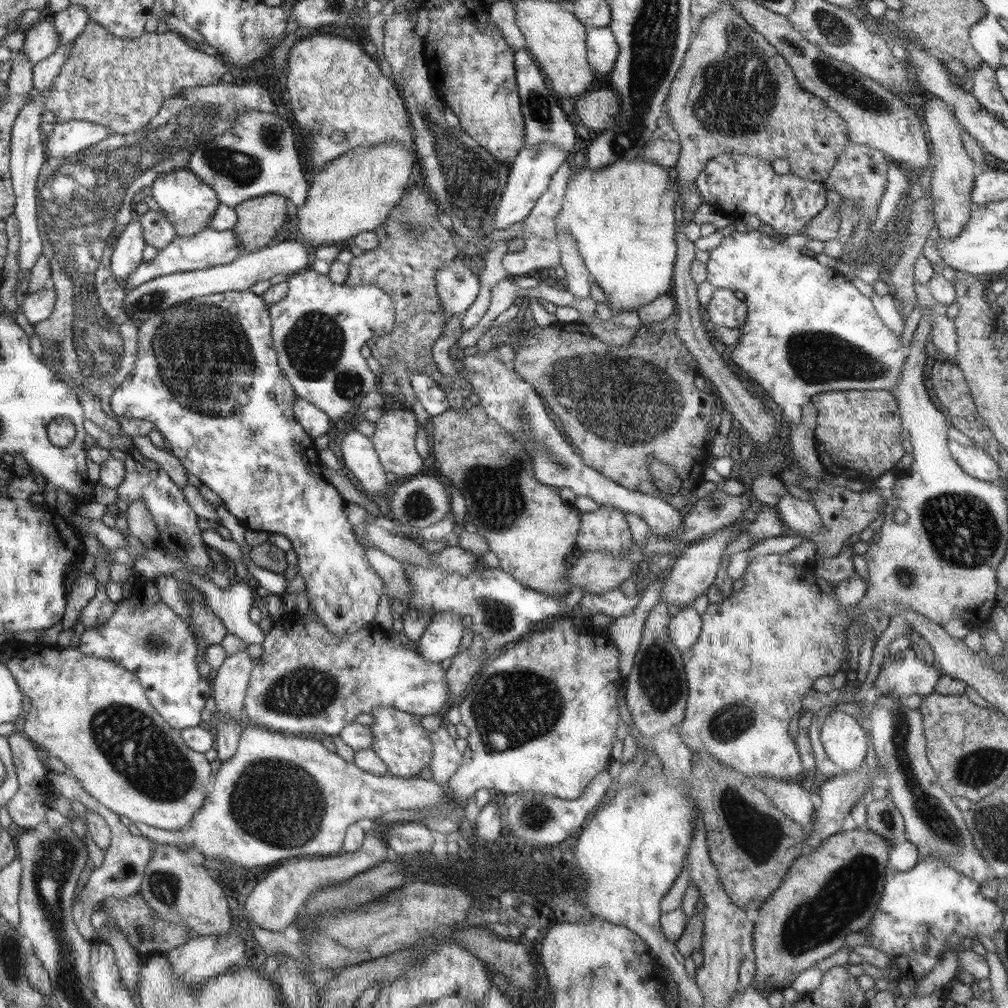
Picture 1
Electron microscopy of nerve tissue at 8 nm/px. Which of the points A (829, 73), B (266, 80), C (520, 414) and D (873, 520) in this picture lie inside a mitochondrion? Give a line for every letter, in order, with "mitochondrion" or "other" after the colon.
A: mitochondrion
B: other
C: mitochondrion
D: other

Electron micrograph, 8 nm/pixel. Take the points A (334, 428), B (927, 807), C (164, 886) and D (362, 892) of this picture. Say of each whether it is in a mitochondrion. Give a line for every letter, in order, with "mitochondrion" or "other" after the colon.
A: other
B: mitochondrion
C: mitochondrion
D: mitochondrion

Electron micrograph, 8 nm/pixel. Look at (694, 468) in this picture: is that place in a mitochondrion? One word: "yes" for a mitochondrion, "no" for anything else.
no

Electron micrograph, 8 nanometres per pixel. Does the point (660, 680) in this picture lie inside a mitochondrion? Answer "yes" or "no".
yes

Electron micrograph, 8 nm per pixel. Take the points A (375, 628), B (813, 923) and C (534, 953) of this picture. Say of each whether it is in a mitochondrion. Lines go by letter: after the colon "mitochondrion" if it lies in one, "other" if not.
A: other
B: mitochondrion
C: other

